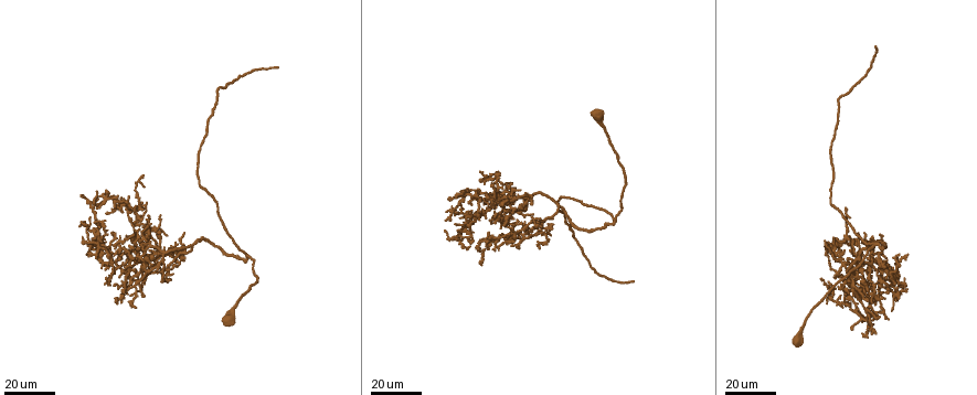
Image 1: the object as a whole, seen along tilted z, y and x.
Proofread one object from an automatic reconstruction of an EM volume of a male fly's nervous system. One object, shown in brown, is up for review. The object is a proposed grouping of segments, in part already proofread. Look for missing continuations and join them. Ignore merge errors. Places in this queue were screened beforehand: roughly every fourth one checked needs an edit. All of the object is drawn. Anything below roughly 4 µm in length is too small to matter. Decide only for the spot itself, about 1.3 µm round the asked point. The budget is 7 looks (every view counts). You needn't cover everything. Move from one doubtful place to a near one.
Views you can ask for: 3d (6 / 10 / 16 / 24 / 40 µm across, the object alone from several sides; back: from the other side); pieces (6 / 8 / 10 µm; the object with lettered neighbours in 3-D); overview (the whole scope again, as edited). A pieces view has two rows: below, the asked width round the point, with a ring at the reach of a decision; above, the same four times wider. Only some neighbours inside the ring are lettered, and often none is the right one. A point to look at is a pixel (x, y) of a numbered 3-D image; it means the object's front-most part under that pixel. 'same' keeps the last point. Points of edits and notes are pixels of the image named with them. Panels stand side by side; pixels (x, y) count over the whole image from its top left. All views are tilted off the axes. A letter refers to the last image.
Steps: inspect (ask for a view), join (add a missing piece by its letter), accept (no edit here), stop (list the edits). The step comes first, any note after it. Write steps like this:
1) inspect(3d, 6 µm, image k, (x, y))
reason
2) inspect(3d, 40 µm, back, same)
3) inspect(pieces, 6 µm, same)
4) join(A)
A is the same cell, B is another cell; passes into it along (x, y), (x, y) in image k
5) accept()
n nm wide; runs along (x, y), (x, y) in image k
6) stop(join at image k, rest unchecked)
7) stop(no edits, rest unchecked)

inspect(3d, 16 µm, image 1, (494, 188))
an open end

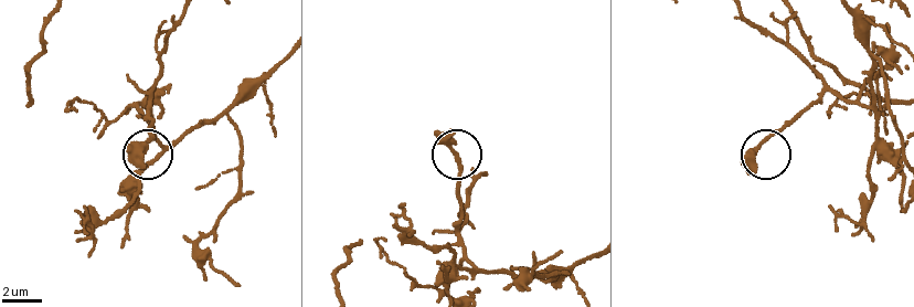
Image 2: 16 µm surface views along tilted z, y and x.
inspect(pieces, 10 µm, image 2, (140, 167))
what lies round it

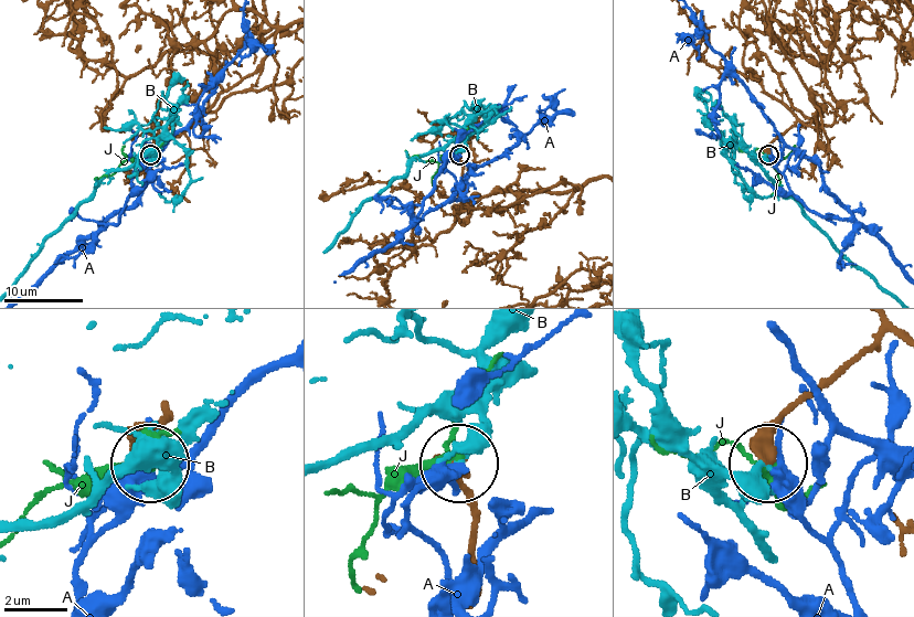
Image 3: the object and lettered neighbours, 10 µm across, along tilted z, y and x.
accept()
A, B and J are other cells; no lettered piece goes on from it

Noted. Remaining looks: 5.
inspect(3d, 16 µm, image 1, (492, 248))
tapers out

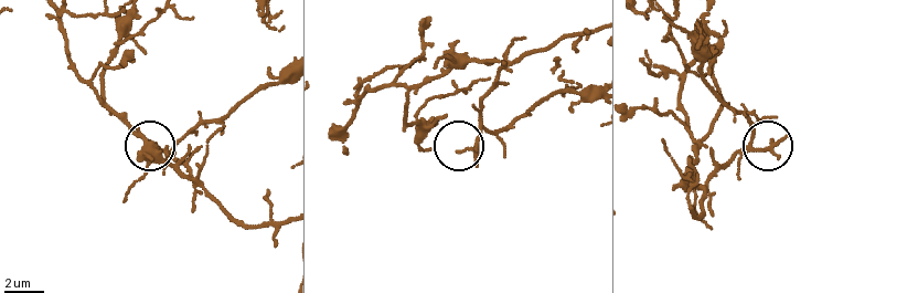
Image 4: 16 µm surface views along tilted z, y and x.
inspect(pieces, 6 µm, image 4, (461, 152))
what lies round it

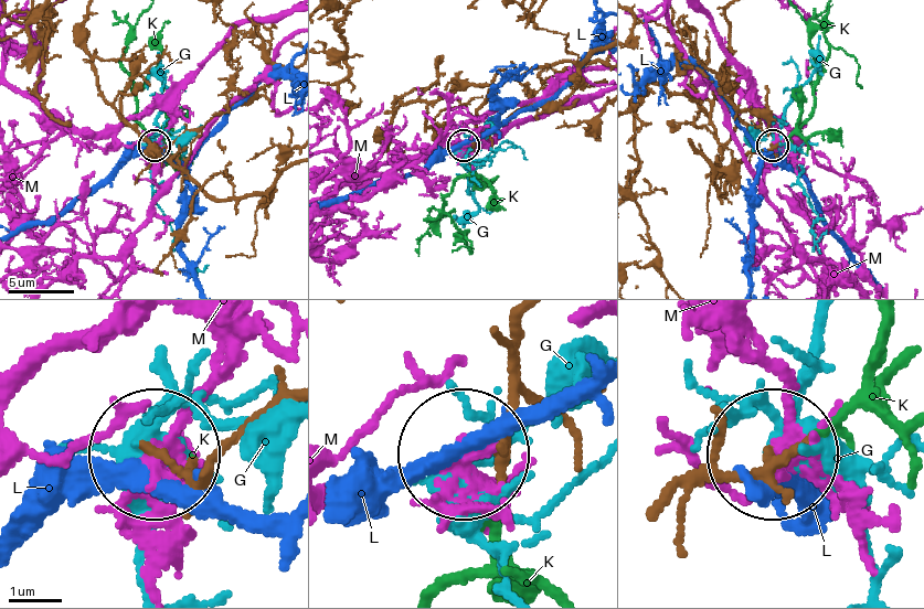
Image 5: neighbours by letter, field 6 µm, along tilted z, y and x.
join(K)
K is the same cell, G, L and M are other cells; the neuron continues

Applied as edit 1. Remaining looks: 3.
inspect(overview)

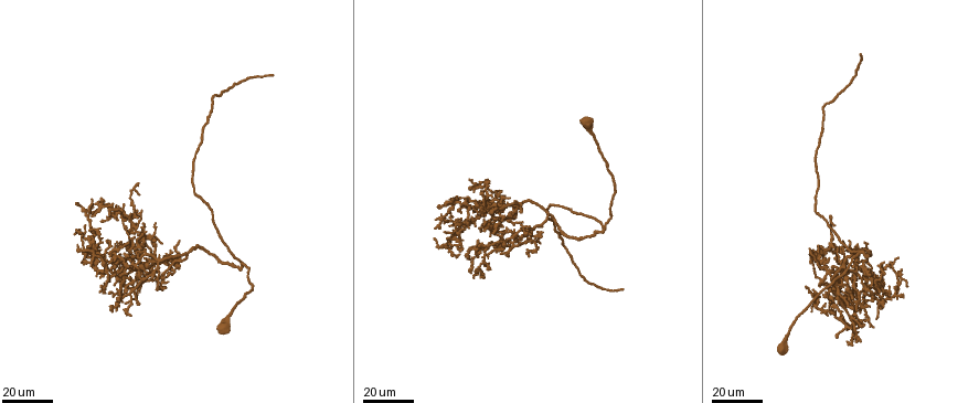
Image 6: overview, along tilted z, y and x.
inspect(3d, 24 µm, image 6, (893, 287))

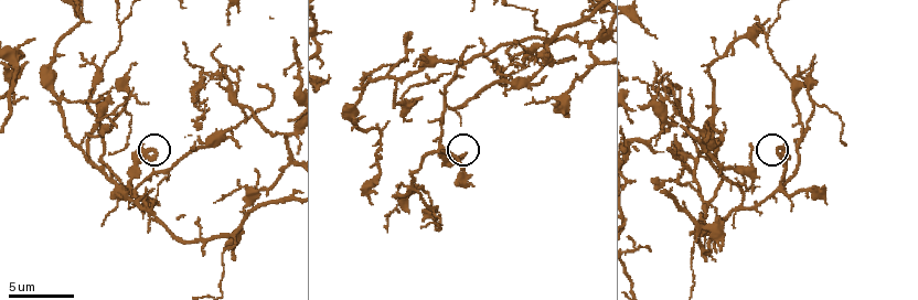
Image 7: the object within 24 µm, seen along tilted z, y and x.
inspect(pieces, 8 µm, image 7, (780, 149))

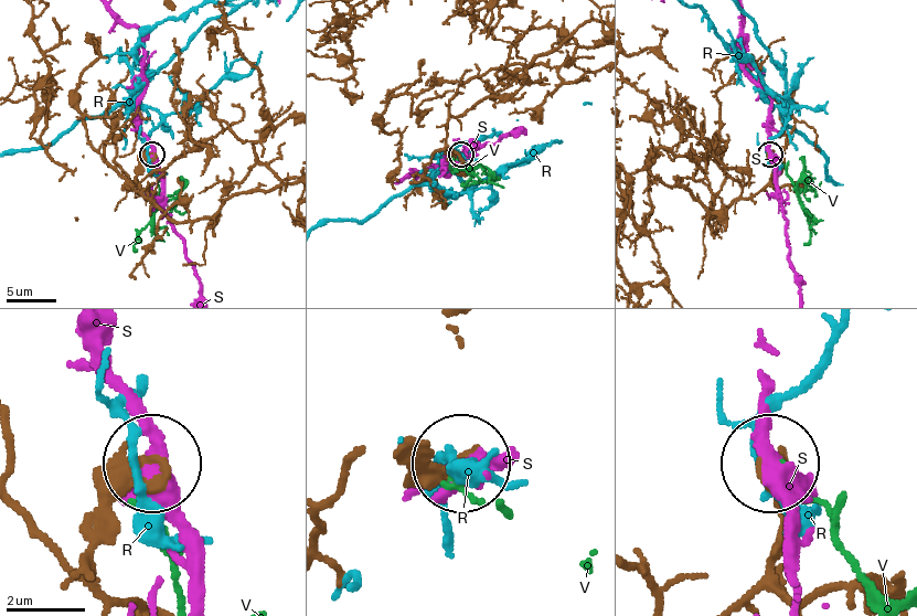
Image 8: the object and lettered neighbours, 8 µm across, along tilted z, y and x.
accept()
260 nm wide; R, S and V are other cells; runs along (89, 571), (104, 511), (144, 464) in image 8; none of them fits

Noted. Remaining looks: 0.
stop(join at image 5, rest unchecked)

